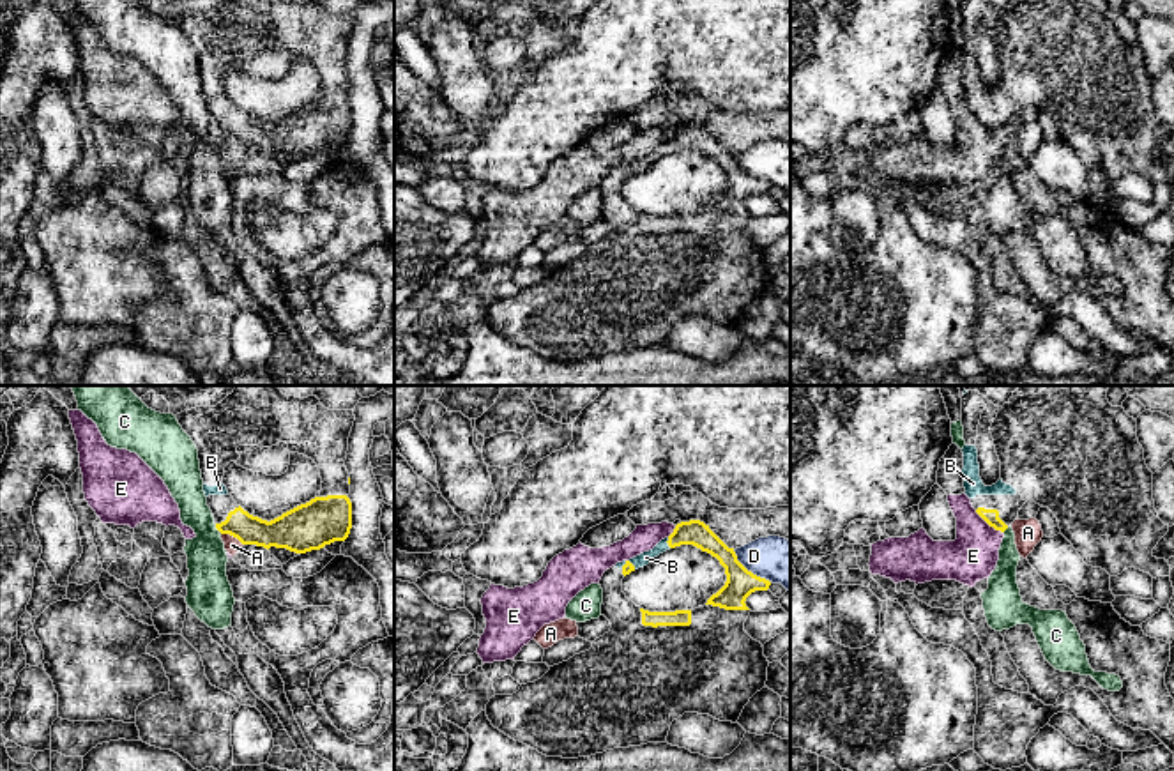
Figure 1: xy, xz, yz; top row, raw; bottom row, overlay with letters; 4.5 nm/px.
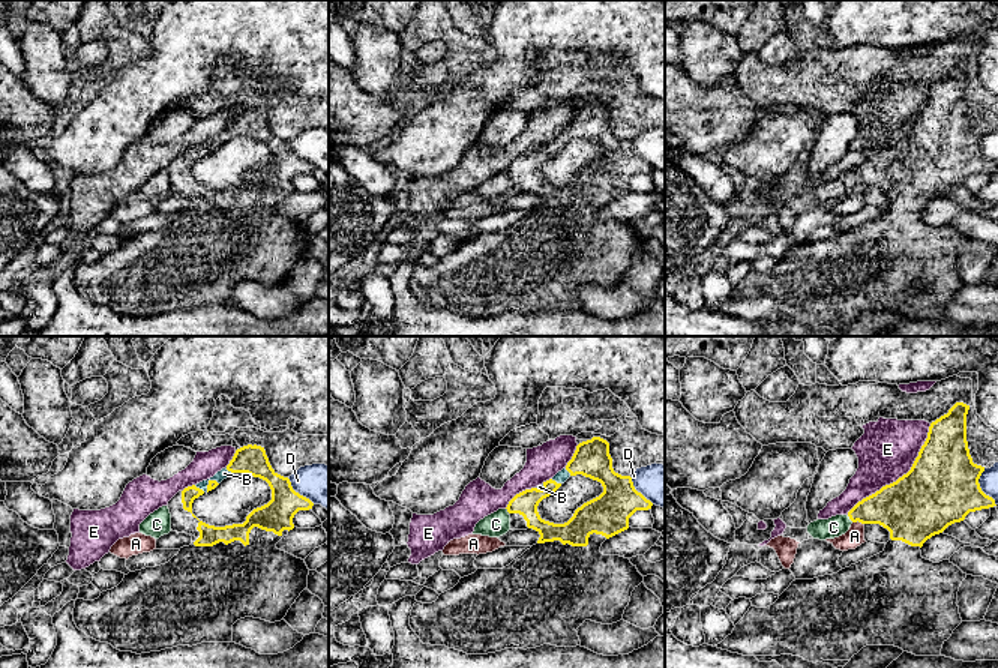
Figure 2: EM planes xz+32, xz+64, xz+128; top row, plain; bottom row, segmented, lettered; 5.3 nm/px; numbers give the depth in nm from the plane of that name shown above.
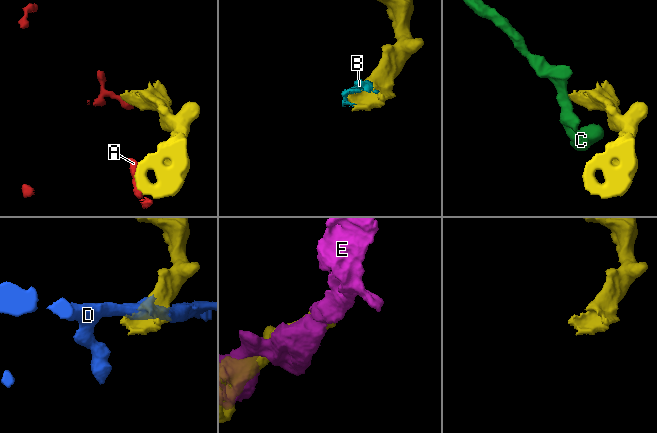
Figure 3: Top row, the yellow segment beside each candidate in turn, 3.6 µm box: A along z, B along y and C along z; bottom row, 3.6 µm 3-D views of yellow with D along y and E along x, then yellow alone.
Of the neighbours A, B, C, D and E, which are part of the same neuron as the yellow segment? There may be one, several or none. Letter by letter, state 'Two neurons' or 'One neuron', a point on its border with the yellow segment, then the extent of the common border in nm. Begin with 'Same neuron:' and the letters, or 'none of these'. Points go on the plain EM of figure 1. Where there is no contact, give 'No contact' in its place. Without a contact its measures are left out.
Same neuron: B
A: Two neurons. Touches yellow at xy (232, 138). Shared border 120 nm
B: One neuron. Touches yellow at xz (667, 145). Shared border 50 nm
C: Two neurons. Touches yellow at xy (216, 131). Shared border 50 nm
D: Two neurons. Touches yellow at xz (750, 175). Shared border 220 nm
E: Two neurons. Touches yellow at yz (989, 128). Shared border 170 nm

